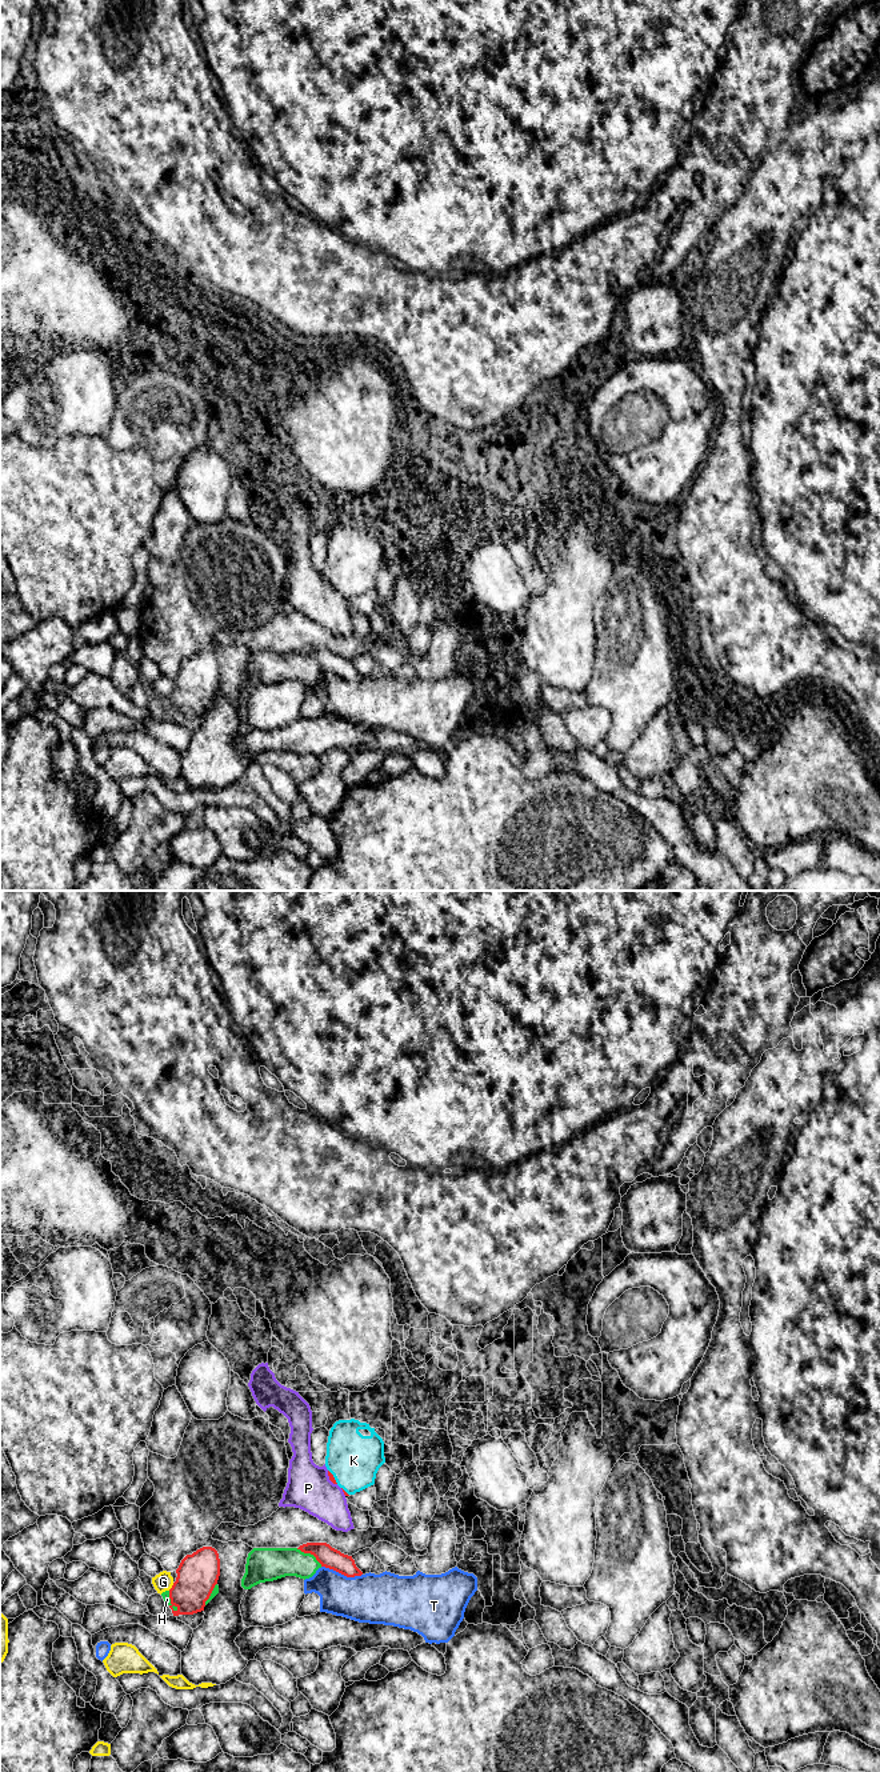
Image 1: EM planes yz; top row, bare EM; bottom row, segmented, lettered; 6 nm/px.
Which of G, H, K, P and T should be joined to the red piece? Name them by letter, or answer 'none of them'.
K

